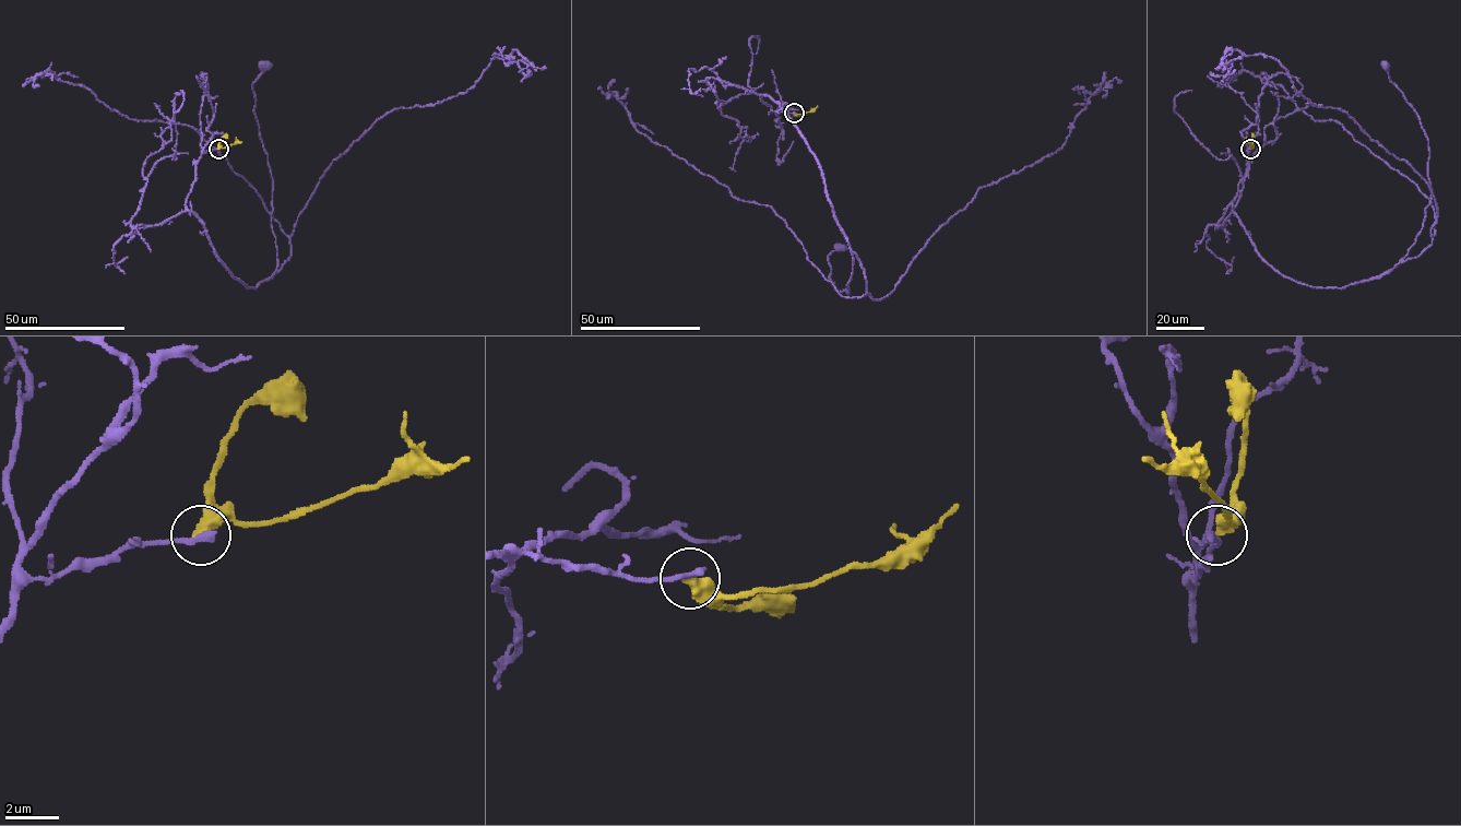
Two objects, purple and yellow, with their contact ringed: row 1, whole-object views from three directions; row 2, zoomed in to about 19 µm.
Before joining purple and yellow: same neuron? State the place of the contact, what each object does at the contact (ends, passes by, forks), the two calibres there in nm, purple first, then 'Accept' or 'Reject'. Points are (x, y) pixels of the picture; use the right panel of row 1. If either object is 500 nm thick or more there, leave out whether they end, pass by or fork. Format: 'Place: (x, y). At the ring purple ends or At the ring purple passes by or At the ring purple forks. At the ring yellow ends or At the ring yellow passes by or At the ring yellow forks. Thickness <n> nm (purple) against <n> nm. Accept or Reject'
Place: (1250, 149). At the ring purple ends. At the ring yellow ends. Thickness 320 nm (purple) against 480 nm. Reject

